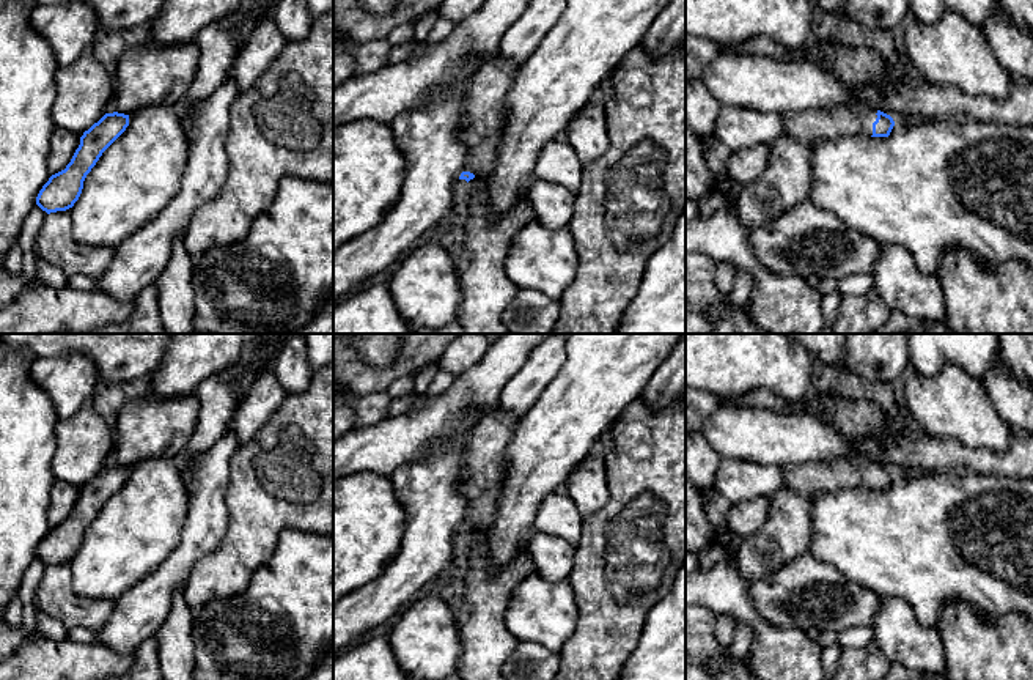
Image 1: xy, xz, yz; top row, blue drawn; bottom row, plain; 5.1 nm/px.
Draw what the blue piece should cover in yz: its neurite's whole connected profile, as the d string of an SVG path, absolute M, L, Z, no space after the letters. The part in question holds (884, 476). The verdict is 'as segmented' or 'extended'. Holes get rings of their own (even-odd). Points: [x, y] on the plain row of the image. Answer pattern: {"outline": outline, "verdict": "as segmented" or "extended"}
{"outline": "M865 456L796 463L781 469L786 486L810 501L818 493L849 488L888 490L895 479L890 468Z", "verdict": "extended"}

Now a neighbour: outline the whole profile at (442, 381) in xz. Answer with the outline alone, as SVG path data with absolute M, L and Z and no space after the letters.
M439 368L434 379L426 389L426 397L434 398L434 397L445 394L451 387L453 381L454 381L453 375Z

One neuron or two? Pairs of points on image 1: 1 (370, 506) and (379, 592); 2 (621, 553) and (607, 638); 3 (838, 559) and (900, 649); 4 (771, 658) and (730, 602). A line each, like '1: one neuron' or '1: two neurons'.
1: two neurons
2: one neuron
3: two neurons
4: one neuron

